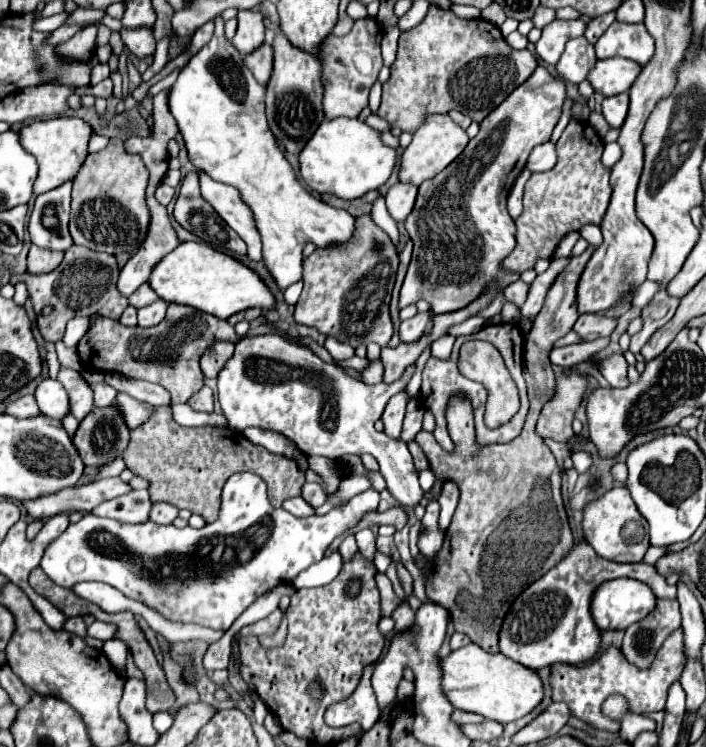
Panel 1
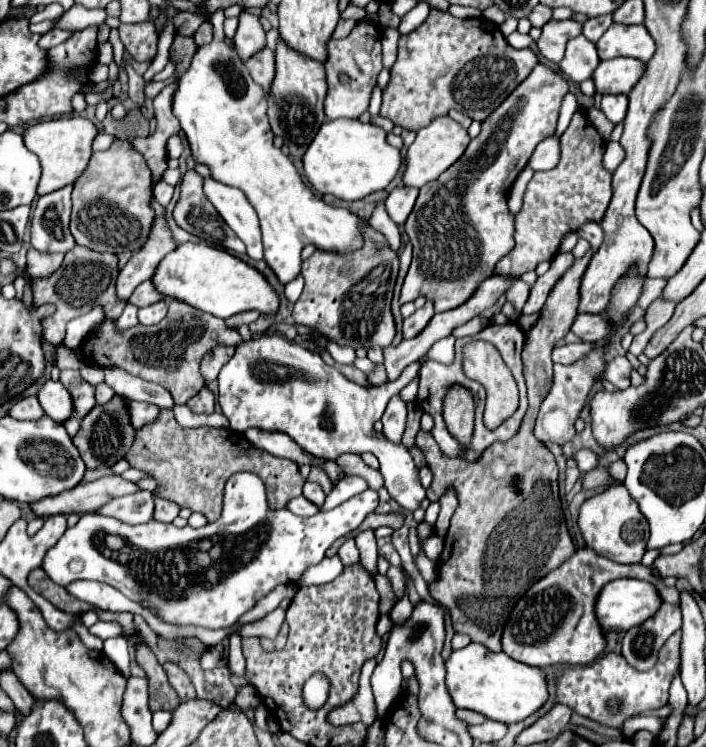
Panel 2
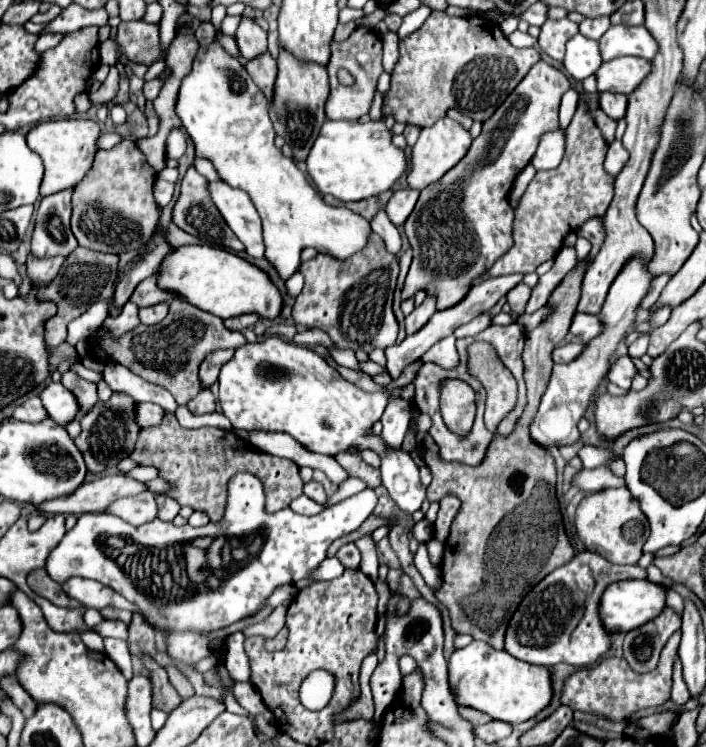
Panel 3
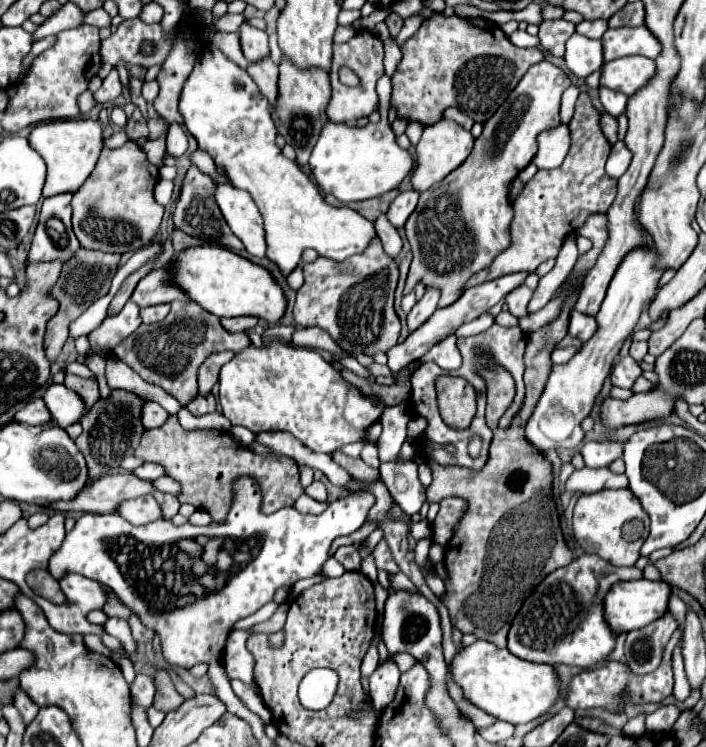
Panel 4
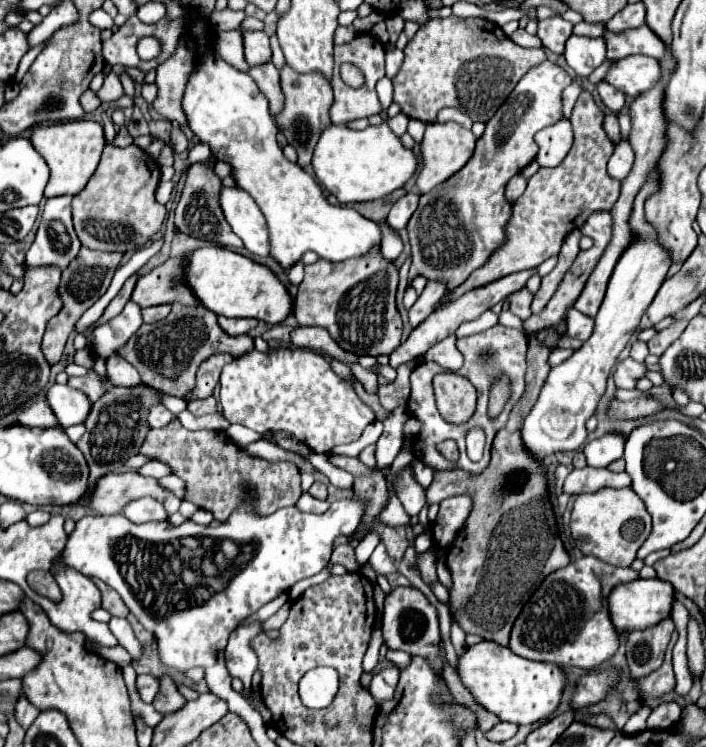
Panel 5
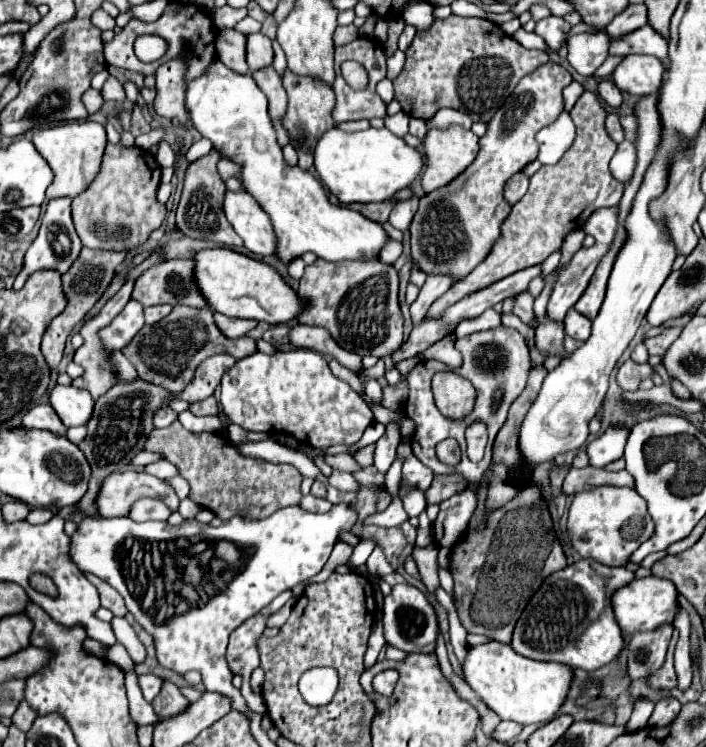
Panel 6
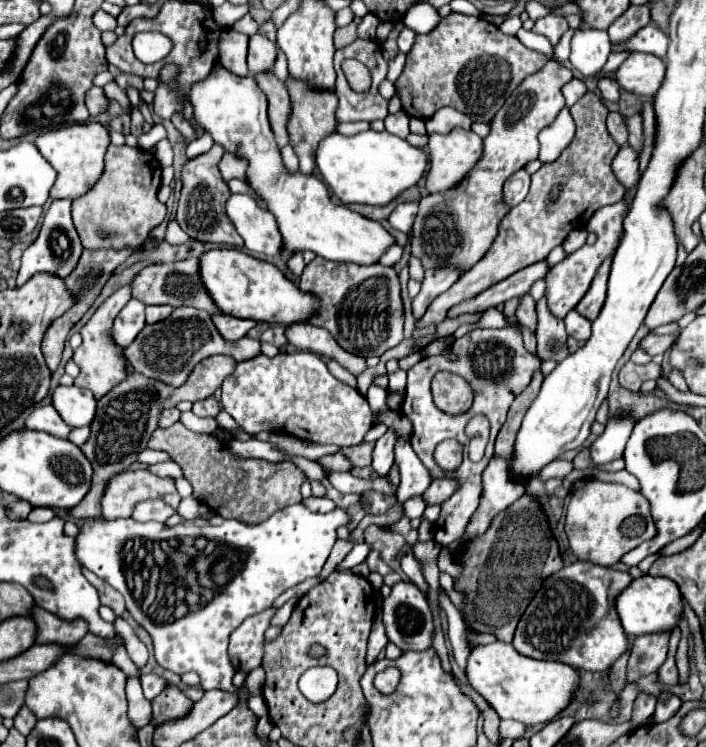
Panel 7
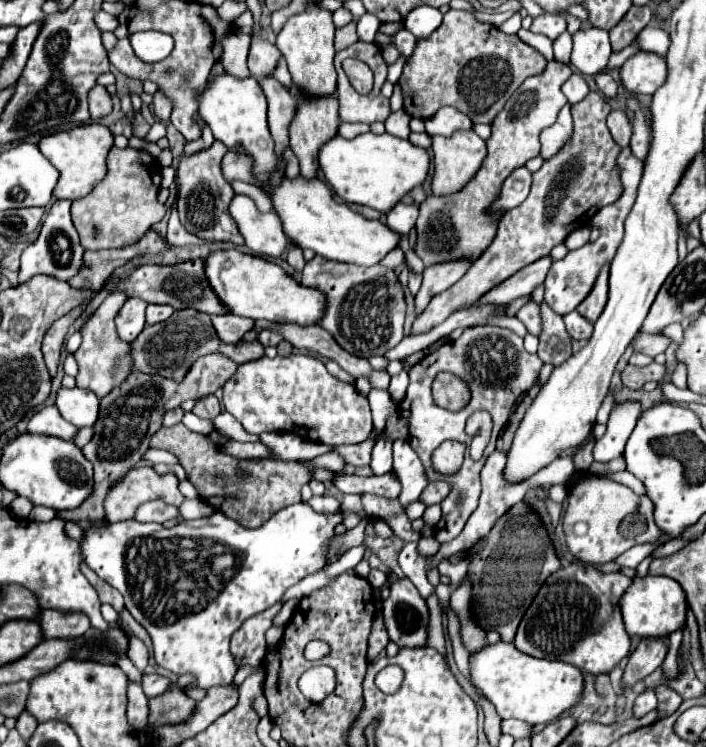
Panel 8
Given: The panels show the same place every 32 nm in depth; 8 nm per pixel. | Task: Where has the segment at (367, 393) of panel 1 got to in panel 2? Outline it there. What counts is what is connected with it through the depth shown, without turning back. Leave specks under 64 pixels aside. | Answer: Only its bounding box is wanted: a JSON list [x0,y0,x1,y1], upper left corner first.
[220,334,426,512]

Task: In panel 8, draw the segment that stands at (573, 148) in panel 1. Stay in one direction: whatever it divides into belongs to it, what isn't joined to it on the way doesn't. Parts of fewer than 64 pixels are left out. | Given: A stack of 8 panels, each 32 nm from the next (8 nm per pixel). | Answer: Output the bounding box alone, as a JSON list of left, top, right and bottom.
[410,92,622,336]

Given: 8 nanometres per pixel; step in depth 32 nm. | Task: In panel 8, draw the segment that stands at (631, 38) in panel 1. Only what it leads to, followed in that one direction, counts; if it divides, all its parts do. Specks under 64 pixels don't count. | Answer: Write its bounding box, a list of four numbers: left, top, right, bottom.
[638,24,670,54]

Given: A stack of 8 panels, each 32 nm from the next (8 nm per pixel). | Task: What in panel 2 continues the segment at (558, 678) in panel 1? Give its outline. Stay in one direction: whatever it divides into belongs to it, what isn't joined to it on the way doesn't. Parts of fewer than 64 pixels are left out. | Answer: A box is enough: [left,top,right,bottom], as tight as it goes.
[556,632,680,726]

